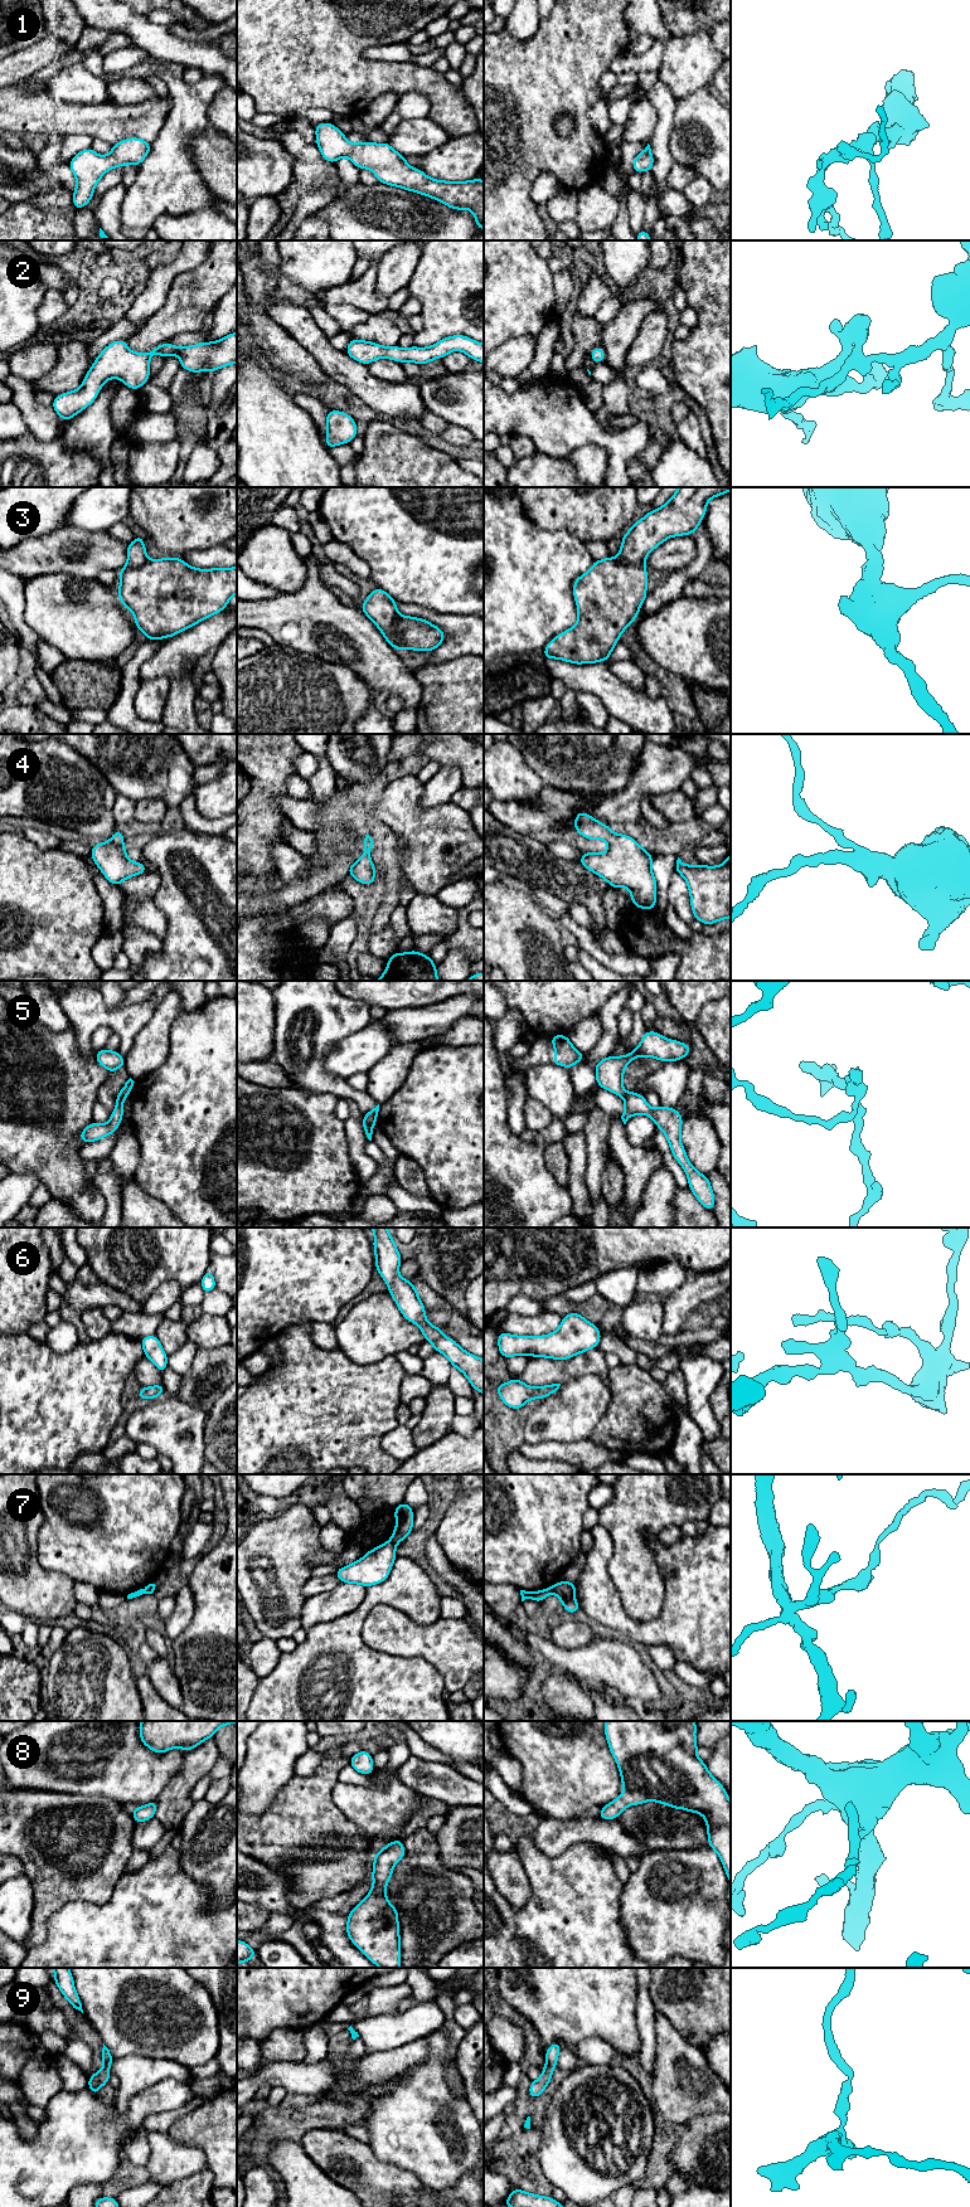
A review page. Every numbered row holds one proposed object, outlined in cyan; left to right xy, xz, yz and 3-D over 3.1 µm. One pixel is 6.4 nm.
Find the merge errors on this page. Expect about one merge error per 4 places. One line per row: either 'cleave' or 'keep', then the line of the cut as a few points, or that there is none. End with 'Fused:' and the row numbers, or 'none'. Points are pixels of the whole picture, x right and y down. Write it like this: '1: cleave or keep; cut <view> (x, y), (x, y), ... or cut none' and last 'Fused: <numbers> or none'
1: keep; cut none
2: keep; cut none
3: keep; cut none
4: keep; cut none
5: cleave; cut xz (363, 1119), (372, 1126)
6: keep; cut none
7: cleave; cut yz (551, 1586), (552, 1591)
8: keep; cut none
9: keep; cut none
Fused: 5, 7

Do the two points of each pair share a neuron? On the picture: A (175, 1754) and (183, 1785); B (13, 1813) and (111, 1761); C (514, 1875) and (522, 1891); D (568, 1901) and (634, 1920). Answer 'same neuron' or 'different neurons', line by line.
A: different neurons
B: different neurons
C: same neuron
D: different neurons

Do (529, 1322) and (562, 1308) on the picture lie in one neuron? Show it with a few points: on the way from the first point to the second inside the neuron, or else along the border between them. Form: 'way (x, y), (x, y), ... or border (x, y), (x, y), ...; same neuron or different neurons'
border (544, 1309), (561, 1317); different neurons

